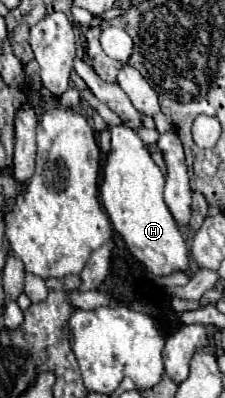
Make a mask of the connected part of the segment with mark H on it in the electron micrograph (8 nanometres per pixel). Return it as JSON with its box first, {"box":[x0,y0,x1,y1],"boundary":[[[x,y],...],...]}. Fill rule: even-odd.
{"box":[100,126,190,276],"boundary":[[[112,126],[112,140],[110,140],[110,152],[106,156],[106,164],[104,164],[104,180],[100,184],[100,202],[106,210],[106,214],[110,216],[110,222],[114,226],[114,230],[124,238],[124,242],[128,244],[128,250],[144,264],[144,268],[148,272],[152,272],[154,276],[168,276],[172,272],[186,272],[190,268],[190,258],[188,258],[188,248],[186,242],[170,214],[170,210],[166,208],[164,200],[162,200],[162,192],[164,192],[164,174],[162,170],[156,166],[156,162],[152,160],[146,144],[142,142],[142,138],[138,136],[136,130],[128,128],[128,126]]]}

